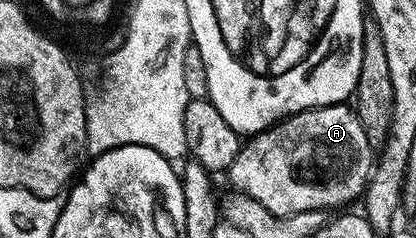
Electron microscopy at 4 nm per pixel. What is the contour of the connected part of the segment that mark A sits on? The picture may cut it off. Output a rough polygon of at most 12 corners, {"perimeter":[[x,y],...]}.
{"perimeter":[[312,107],[246,138],[229,187],[276,215],[360,200],[361,116]]}

